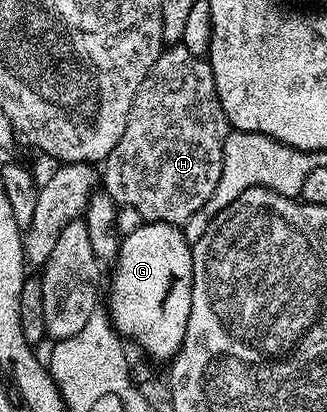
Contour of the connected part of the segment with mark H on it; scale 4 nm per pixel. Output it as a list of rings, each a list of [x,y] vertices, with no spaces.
[[[183,46],[167,47],[160,54],[160,58],[156,58],[152,70],[148,70],[144,82],[140,82],[140,90],[136,90],[136,98],[132,98],[132,106],[128,110],[124,134],[120,134],[120,142],[116,142],[112,154],[106,156],[104,161],[106,169],[103,167],[100,172],[104,191],[114,199],[115,204],[135,209],[142,216],[143,221],[156,224],[173,224],[175,226],[185,225],[186,221],[192,218],[192,214],[196,214],[196,210],[203,208],[208,202],[208,198],[212,198],[212,194],[216,190],[216,182],[220,182],[222,151],[224,150],[227,131],[226,115],[218,101],[218,91],[216,90],[216,82],[212,78],[209,59],[189,53]]]

